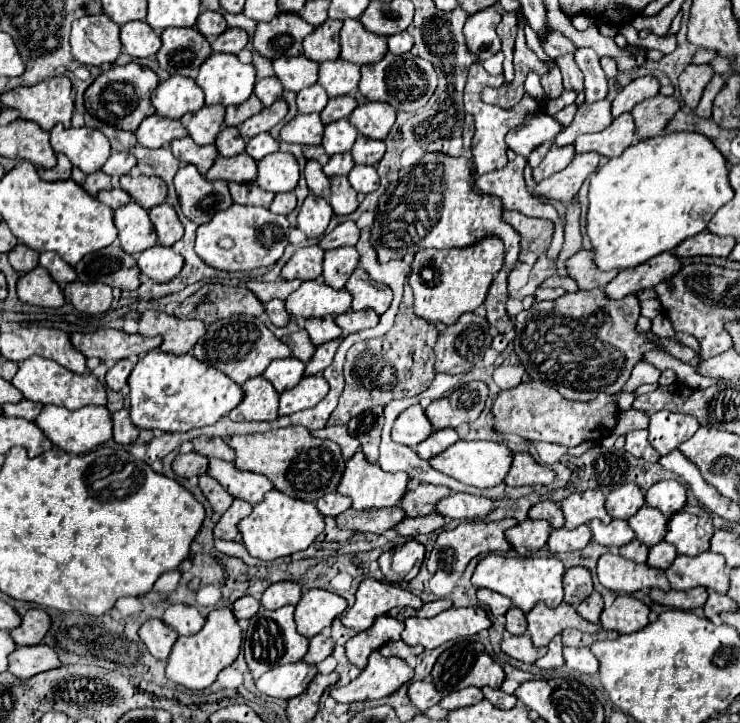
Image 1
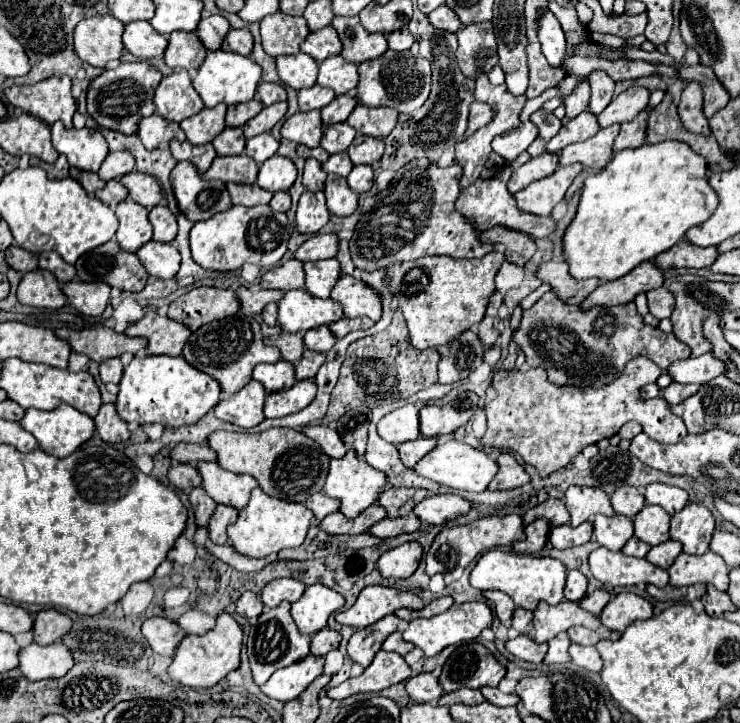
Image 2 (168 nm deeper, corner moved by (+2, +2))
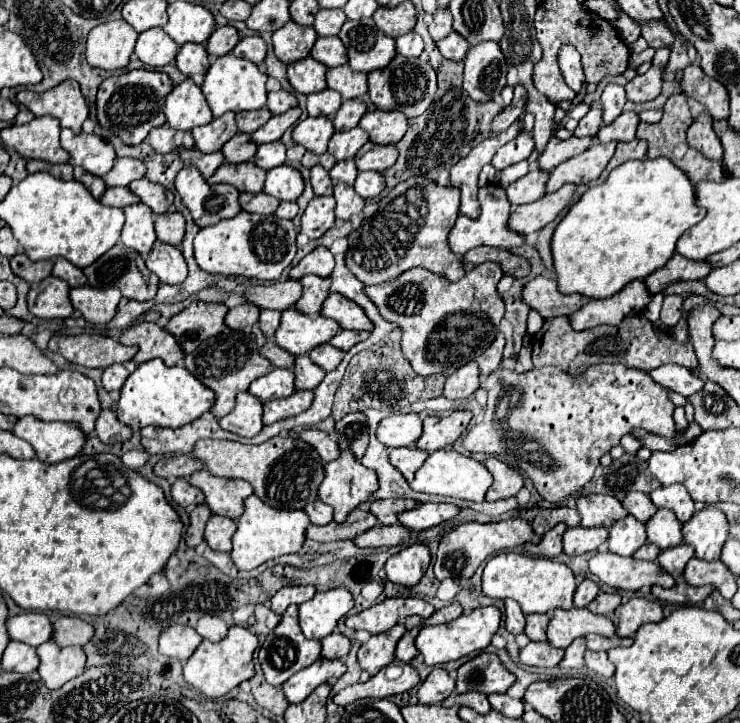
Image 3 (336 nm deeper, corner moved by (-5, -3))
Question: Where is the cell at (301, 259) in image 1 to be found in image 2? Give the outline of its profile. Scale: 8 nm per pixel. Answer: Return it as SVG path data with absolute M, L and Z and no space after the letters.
M295 258L287 260L283 266L277 266L269 272L265 272L259 280L259 286L265 290L295 290L295 288L303 288L305 286L305 272L303 272L303 264Z

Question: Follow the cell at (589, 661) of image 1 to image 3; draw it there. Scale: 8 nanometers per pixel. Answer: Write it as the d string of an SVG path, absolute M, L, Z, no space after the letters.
M586 651L584 653L584 661L586 667L592 669L594 673L602 675L602 677L612 677L614 675L614 665L608 661L606 653L594 653L594 651Z

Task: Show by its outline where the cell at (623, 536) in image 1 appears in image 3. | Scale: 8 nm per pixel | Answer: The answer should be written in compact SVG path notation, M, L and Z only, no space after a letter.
M632 515L616 521L610 527L608 549L618 555L632 555L646 543L646 527Z

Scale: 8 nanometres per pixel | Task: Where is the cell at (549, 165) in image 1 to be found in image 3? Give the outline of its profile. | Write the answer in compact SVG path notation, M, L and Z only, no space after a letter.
M534 169L534 171L526 173L524 177L520 177L518 181L514 181L512 185L506 187L508 201L512 205L522 205L522 203L532 203L532 201L540 199L540 195L546 193L548 177L550 177L550 173L542 171L542 169Z

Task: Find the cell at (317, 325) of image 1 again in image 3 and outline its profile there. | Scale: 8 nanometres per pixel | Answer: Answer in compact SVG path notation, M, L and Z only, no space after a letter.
M320 345L320 349L312 349L310 359L316 361L316 365L320 365L324 371L332 371L336 369L336 365L342 361L344 351L332 347L332 345Z

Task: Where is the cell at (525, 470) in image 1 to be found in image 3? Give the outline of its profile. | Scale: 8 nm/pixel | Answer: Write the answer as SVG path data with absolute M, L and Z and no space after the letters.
M488 457L484 465L488 467L488 471L494 477L492 487L486 493L486 501L498 501L498 499L514 497L524 487L524 477L514 467L502 463L500 459Z

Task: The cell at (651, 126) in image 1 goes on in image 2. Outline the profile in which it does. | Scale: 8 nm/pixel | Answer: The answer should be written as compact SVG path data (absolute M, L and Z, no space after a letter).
M651 108L643 110L637 116L637 120L621 126L619 136L615 138L615 144L613 144L613 152L625 150L625 148L639 148L641 144L645 144L645 118L649 116L649 110Z

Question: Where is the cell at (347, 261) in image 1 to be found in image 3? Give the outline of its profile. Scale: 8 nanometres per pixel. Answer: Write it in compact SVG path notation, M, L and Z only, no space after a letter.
M306 275L300 281L304 285L304 293L302 293L300 301L296 303L296 309L302 313L308 313L308 315L318 315L320 305L324 303L324 297L328 297L328 285L332 285L332 279Z

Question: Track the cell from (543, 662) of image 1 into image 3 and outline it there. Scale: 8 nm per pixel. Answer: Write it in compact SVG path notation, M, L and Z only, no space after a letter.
M580 637L580 639L574 639L568 647L566 647L566 655L564 659L560 661L560 667L570 667L570 669L576 669L576 667L582 667L584 665L584 651L586 651L586 641Z

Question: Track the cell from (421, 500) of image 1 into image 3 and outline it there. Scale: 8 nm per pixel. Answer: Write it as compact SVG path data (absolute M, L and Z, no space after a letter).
M374 499L370 505L370 511L378 517L378 521L382 525L392 525L398 523L398 515L414 509L418 505L418 501L412 499Z

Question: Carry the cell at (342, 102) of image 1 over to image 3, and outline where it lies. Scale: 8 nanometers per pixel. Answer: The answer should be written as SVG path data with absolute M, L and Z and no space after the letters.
M358 99L344 101L342 107L338 109L336 117L334 117L334 129L336 131L354 129L364 113L366 113L366 103L364 101L358 101Z

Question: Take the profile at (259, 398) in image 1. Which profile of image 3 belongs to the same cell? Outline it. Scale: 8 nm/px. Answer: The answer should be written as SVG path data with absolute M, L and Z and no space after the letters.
M238 393L236 407L218 423L222 429L240 437L254 437L262 429L262 407L264 403L258 397L252 397L252 393Z

